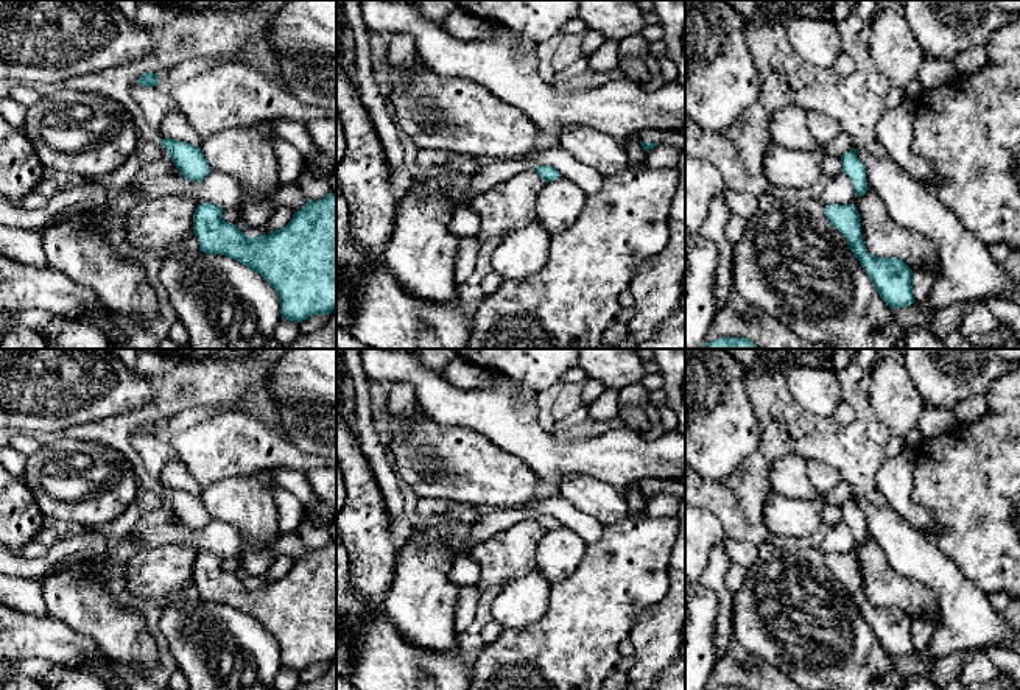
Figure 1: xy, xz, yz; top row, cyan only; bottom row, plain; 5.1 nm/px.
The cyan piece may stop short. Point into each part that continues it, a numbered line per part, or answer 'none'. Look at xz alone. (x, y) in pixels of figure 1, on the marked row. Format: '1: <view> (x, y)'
none

